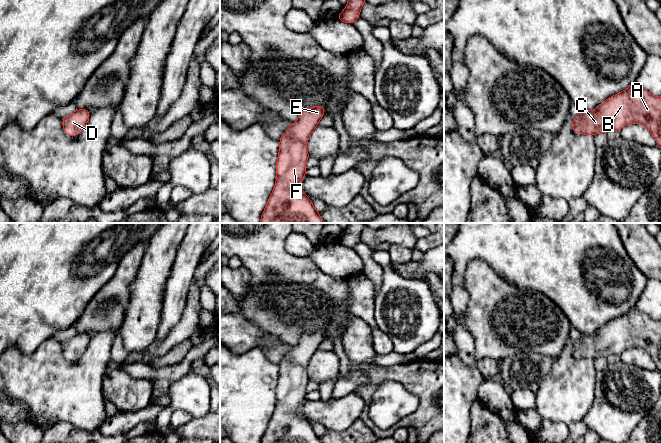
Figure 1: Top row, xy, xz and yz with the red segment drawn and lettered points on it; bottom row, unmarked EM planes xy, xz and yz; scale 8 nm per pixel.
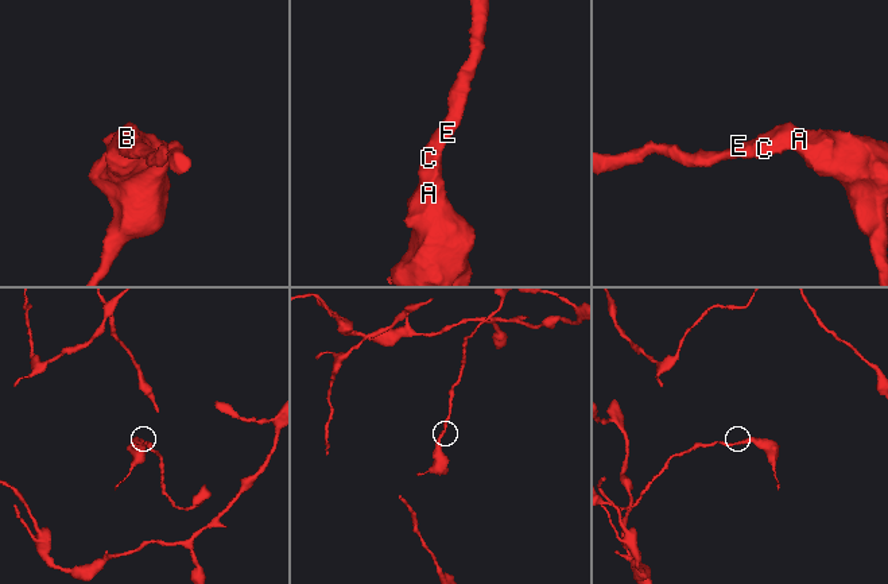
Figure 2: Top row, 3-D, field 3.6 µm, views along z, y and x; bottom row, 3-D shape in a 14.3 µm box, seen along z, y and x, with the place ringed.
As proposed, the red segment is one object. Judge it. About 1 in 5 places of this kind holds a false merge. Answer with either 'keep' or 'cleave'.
keep

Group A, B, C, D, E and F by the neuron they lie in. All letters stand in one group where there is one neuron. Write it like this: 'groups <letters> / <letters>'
groups A B C D E F

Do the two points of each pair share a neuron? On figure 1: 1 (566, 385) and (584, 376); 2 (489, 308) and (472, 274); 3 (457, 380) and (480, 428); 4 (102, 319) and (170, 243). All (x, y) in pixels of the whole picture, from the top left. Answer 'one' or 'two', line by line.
1: one
2: one
3: two
4: two

